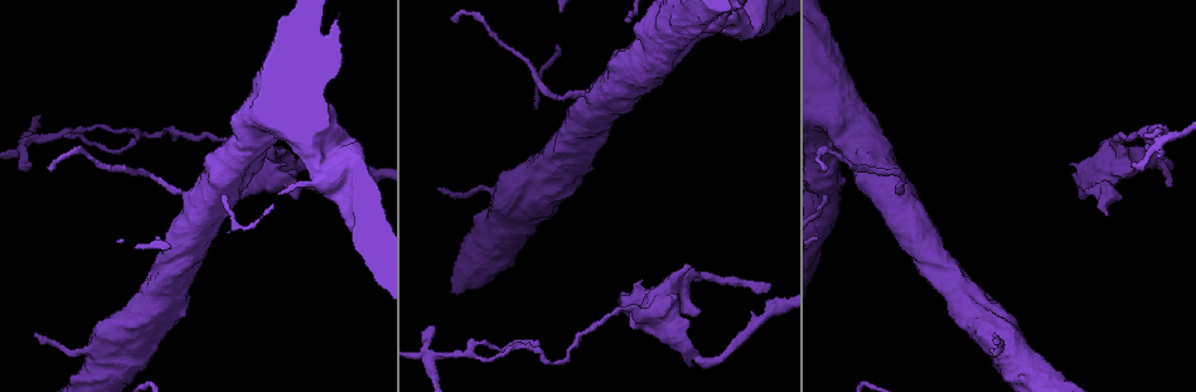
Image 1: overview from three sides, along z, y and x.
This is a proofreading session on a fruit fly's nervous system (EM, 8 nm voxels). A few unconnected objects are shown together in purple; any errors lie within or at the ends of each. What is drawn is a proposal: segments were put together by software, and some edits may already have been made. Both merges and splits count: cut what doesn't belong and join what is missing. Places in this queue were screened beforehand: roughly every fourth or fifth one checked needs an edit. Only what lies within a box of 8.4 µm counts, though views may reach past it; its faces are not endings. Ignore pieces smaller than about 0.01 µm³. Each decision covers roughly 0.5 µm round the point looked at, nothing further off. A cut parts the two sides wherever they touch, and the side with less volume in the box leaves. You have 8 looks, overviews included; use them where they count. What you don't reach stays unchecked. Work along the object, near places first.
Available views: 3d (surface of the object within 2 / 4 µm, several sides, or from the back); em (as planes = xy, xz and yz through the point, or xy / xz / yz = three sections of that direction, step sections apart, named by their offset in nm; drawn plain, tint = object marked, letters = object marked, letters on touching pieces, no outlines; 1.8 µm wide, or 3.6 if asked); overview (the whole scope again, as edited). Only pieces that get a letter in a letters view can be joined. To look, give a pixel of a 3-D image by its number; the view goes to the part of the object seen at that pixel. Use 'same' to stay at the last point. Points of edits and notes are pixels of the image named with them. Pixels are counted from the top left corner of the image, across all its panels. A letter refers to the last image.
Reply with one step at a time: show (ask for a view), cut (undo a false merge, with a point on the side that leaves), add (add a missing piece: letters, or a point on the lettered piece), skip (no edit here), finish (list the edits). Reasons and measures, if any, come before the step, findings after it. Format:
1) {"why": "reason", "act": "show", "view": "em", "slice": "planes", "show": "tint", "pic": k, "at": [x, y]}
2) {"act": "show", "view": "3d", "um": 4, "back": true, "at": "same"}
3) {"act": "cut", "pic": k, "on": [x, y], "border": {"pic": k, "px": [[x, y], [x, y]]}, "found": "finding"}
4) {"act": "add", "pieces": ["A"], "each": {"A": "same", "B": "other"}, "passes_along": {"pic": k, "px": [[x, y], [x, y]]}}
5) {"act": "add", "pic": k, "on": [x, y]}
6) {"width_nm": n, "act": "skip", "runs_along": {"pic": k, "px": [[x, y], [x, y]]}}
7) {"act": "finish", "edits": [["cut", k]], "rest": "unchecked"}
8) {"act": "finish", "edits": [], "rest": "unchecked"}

{"why": "abrupt turn", "act": "show", "view": "3d", "um": 2, "pic": 1, "at": [433, 357]}

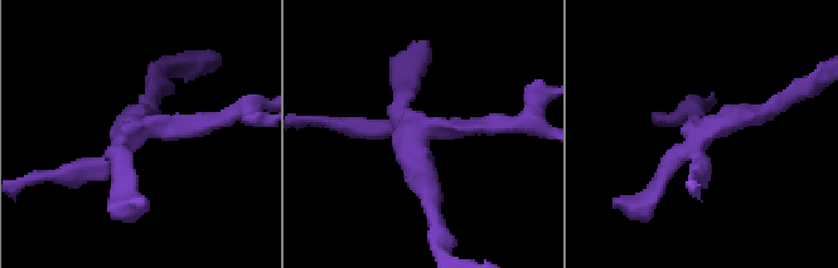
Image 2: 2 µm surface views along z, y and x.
{"act": "show", "view": "em", "slice": "yz", "step": 8, "show": "letters", "pic": 2, "at": [142, 133]}

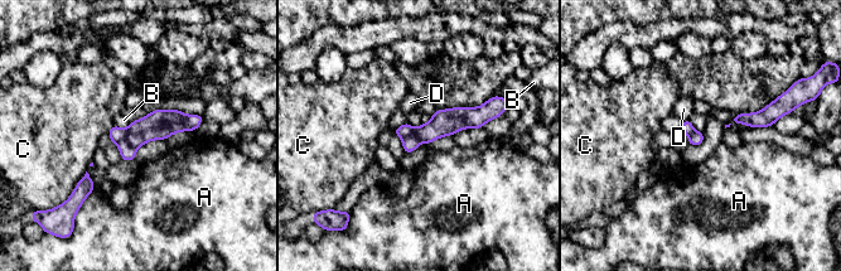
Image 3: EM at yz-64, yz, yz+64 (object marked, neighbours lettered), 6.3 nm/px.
{"width_nm": 90, "longest_contact_nm": ["C", 200], "act": "cut", "pic": 3, "on": [160, 124], "each": {"A": "other", "B": "other", "C": "other", "D": "other"}, "found": "two neurons meet here"}

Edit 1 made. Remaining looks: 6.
{"why": "abrupt turn", "act": "show", "view": "3d", "um": 2, "pic": 1, "at": [694, 355]}

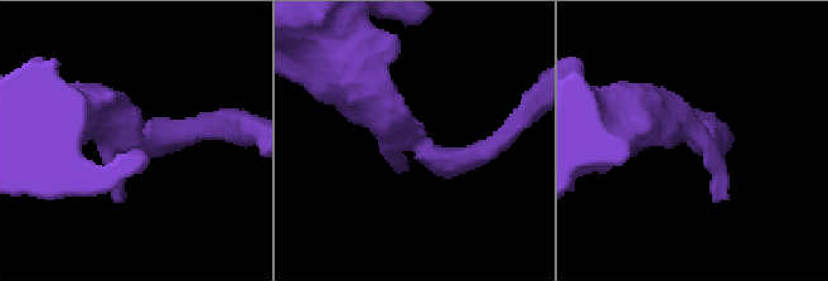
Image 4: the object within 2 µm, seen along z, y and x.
{"act": "show", "view": "em", "slice": "planes", "show": "plain", "pic": 4, "at": [412, 137]}

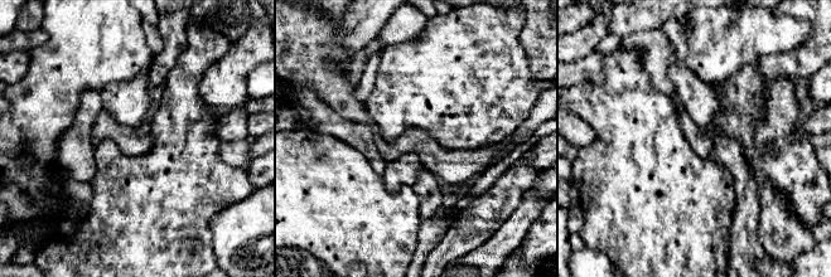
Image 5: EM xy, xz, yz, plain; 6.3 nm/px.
{"why": "what lies round it", "act": "show", "view": "em", "slice": "planes", "show": "letters", "at": "same"}

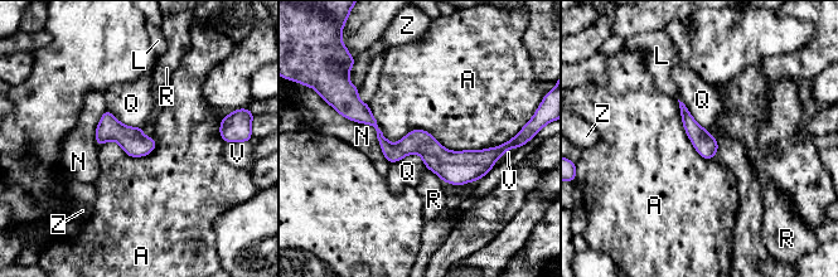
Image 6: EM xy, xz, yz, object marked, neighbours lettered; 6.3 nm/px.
{"act": "skip", "each": {"A": "other", "L": "other", "N": "other", "Q": "other", "R": "other", "V": "other", "Z": "other"}, "border": {"pic": 6, "px": [[367, 103], [392, 142], [507, 141]]}, "found": "continuous, no second neuron"}

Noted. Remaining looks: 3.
{"why": "tapers out", "act": "show", "view": "em", "um": 3.6, "slice": "planes", "show": "letters", "pic": 1, "at": [769, 284]}

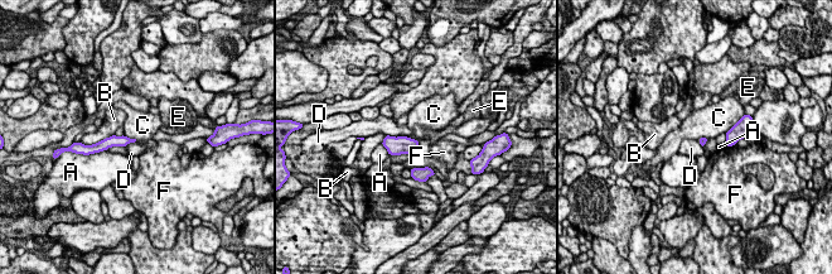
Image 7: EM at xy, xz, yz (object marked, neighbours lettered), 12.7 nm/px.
{"width_nm": 90, "act": "skip", "each": {"A": "other", "B": "other", "C": "other", "D": "other", "E": "other", "F": "other"}, "runs_along": {"pic": 7, "px": [[126, 140], [112, 140], [98, 148]]}, "found": "none of them fits"}

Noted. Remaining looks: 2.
{"act": "finish", "edits": [["cut", 3]], "rest": "unchecked"}

